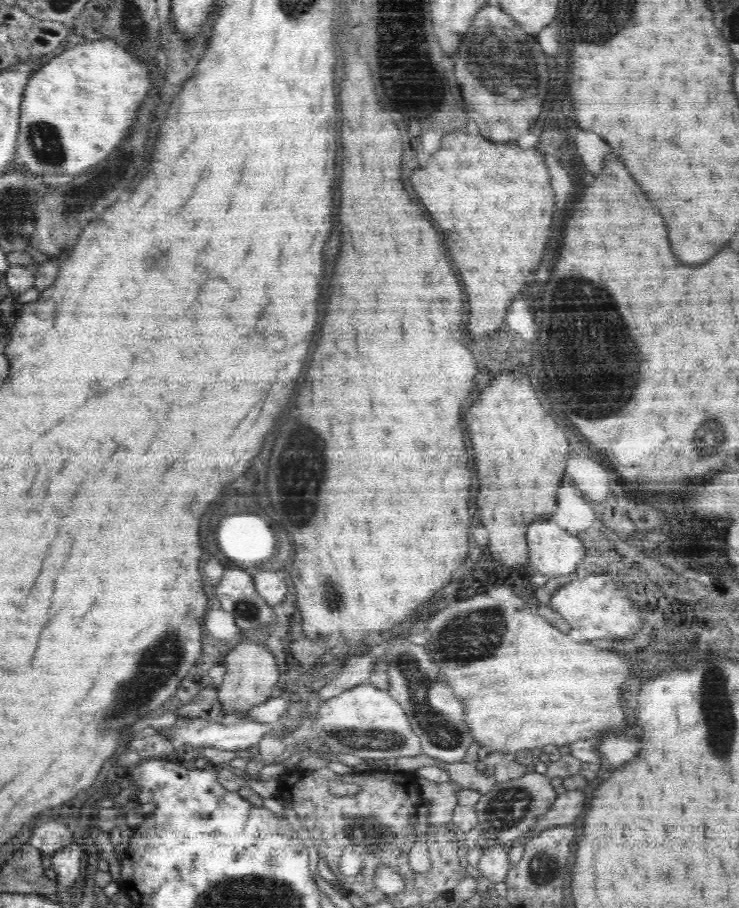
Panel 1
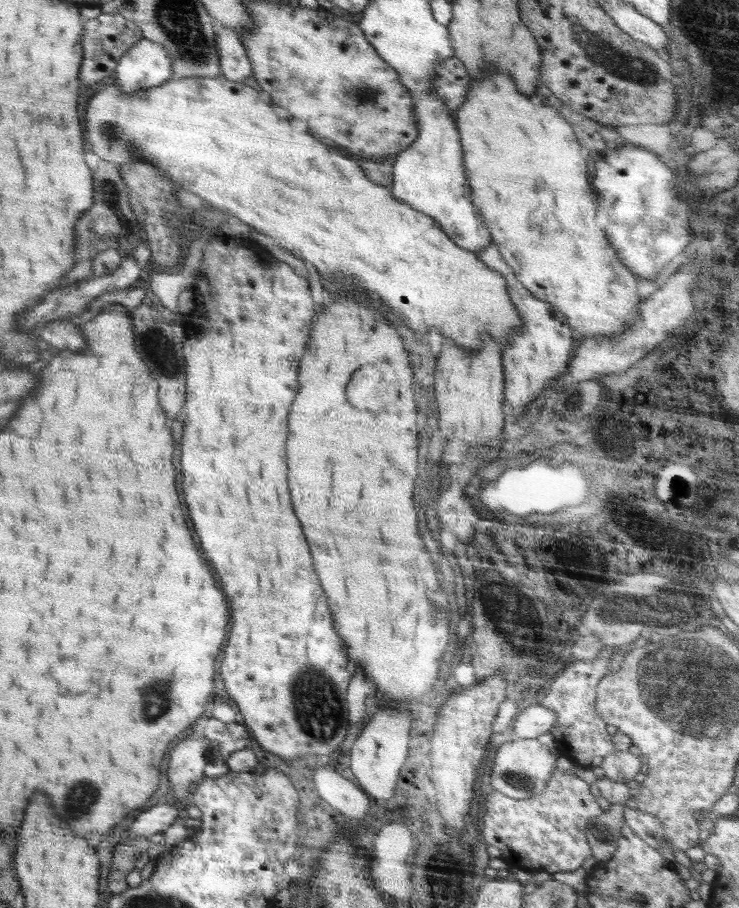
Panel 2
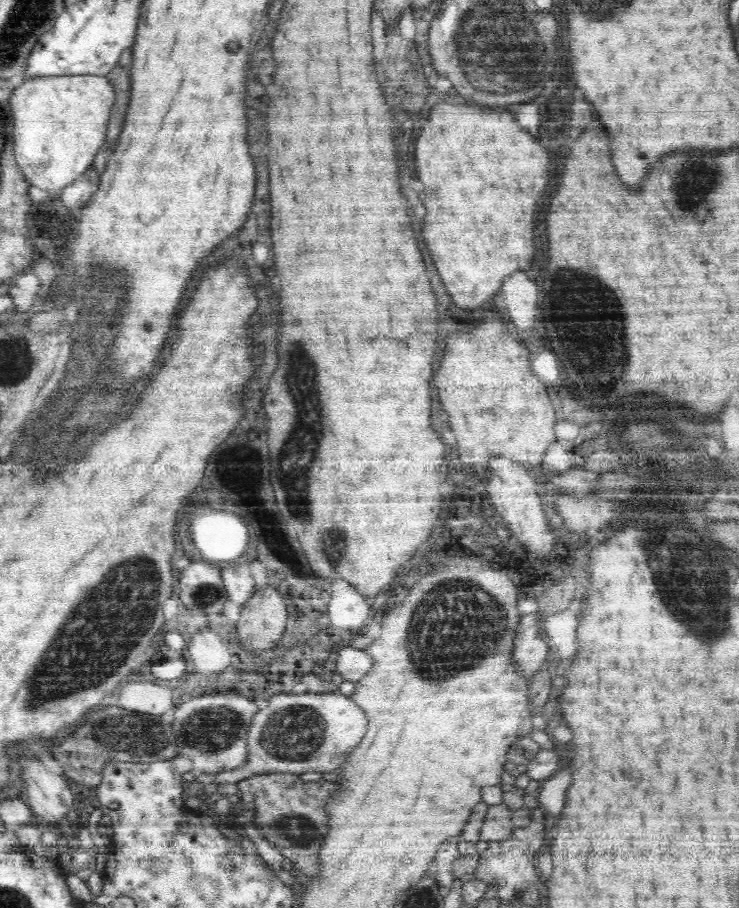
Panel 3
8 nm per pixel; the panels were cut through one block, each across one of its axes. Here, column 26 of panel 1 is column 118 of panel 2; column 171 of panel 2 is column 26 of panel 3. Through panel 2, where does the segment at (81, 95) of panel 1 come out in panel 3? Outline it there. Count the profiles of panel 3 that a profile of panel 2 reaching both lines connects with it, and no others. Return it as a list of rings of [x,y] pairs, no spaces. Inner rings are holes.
[[[83,74],[25,78],[24,83],[20,87],[14,89],[9,99],[9,105],[12,113],[11,117],[13,118],[13,150],[15,151],[15,159],[20,169],[22,169],[26,180],[31,185],[44,190],[51,190],[57,194],[63,188],[73,186],[75,180],[93,166],[96,154],[98,154],[98,151],[102,148],[102,144],[107,140],[107,130],[109,127],[112,106],[114,106],[114,100],[116,100],[114,87],[112,87],[112,83],[110,83],[110,79],[108,79],[107,76],[101,77],[92,74]]]

